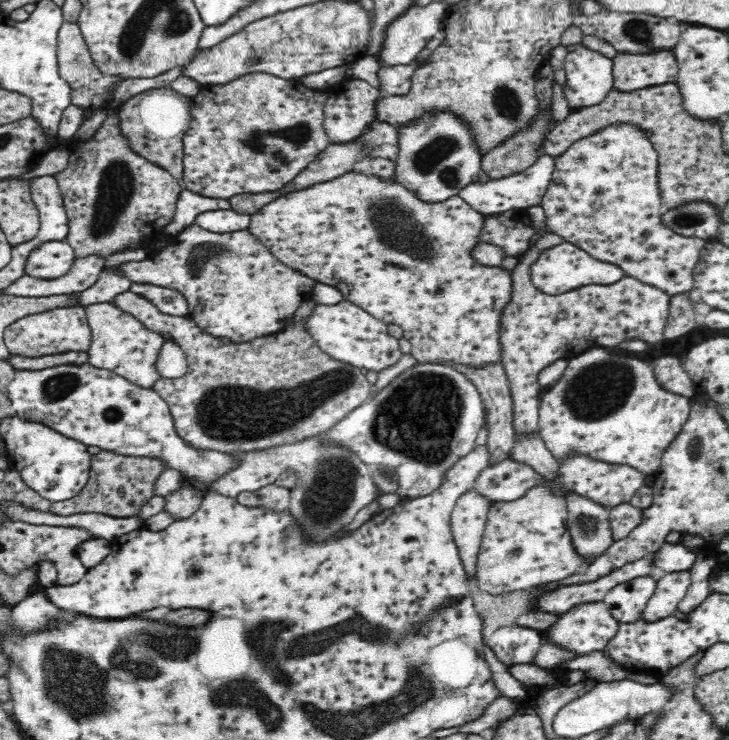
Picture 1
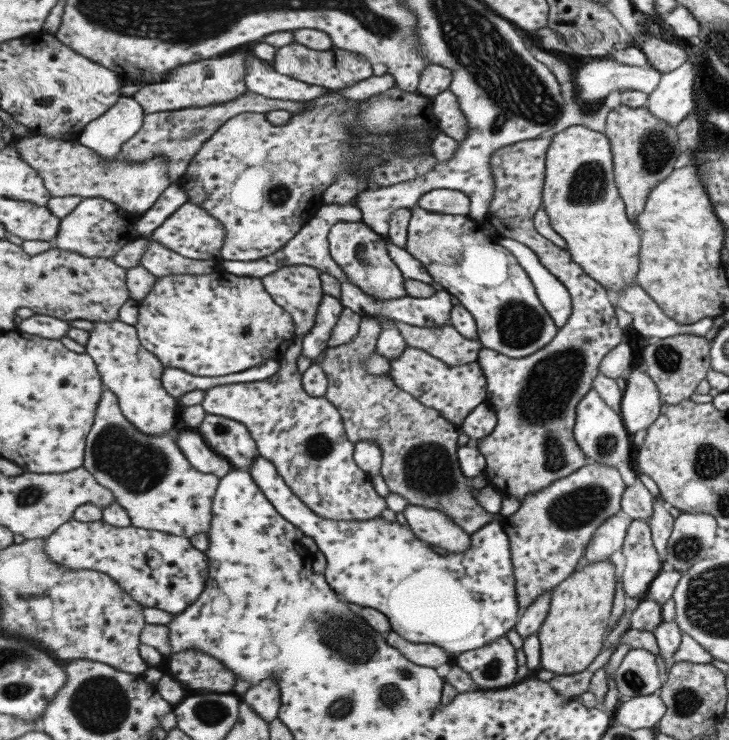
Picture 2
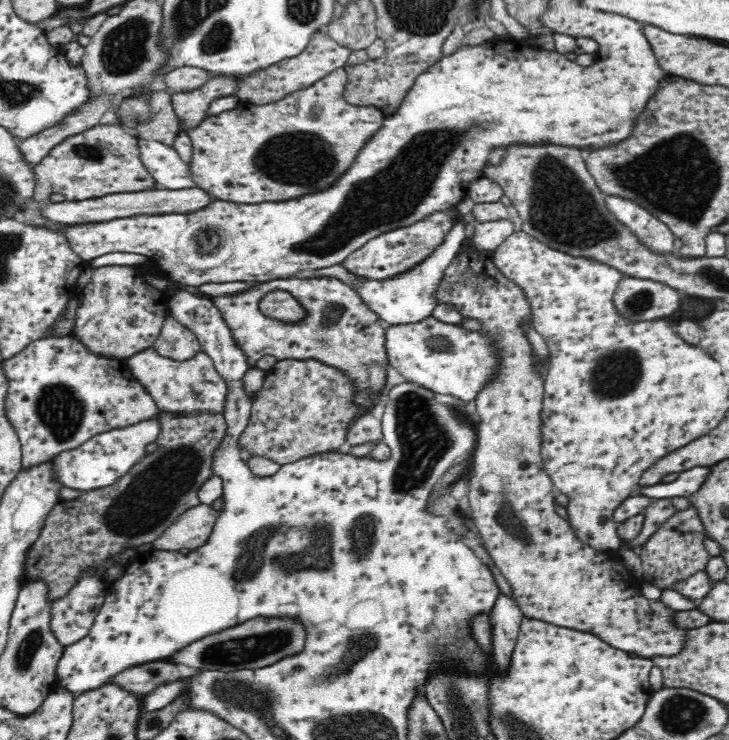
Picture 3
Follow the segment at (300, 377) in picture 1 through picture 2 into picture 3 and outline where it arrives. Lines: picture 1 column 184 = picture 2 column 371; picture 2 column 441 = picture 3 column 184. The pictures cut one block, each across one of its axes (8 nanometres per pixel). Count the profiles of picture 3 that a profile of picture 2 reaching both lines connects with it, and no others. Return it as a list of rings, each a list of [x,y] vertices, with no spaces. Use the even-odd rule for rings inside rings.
[[[161,411],[158,414],[160,432],[156,436],[158,450],[147,453],[136,460],[136,464],[114,484],[93,491],[84,491],[80,498],[75,500],[59,499],[50,512],[46,514],[43,528],[38,538],[26,550],[22,562],[23,586],[34,581],[42,581],[46,585],[46,597],[56,600],[64,596],[78,580],[80,572],[86,566],[102,564],[108,556],[118,554],[126,548],[136,548],[142,544],[154,542],[164,530],[168,529],[182,512],[192,506],[198,506],[200,487],[214,476],[213,462],[215,452],[221,447],[227,435],[227,422],[222,412],[194,412],[185,414],[180,412]]]

